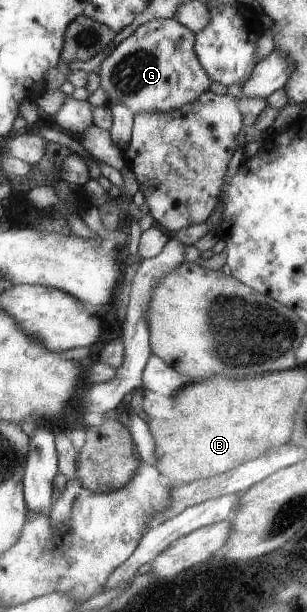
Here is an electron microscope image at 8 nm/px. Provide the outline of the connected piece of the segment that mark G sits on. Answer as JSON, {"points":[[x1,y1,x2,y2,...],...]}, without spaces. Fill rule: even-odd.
{"points":[[174,18,154,19,136,28,126,40,112,48,112,52,98,66,100,85,109,97,109,103,125,105,136,115,140,112,174,112,196,101,208,91,213,81,195,54,195,34]]}

